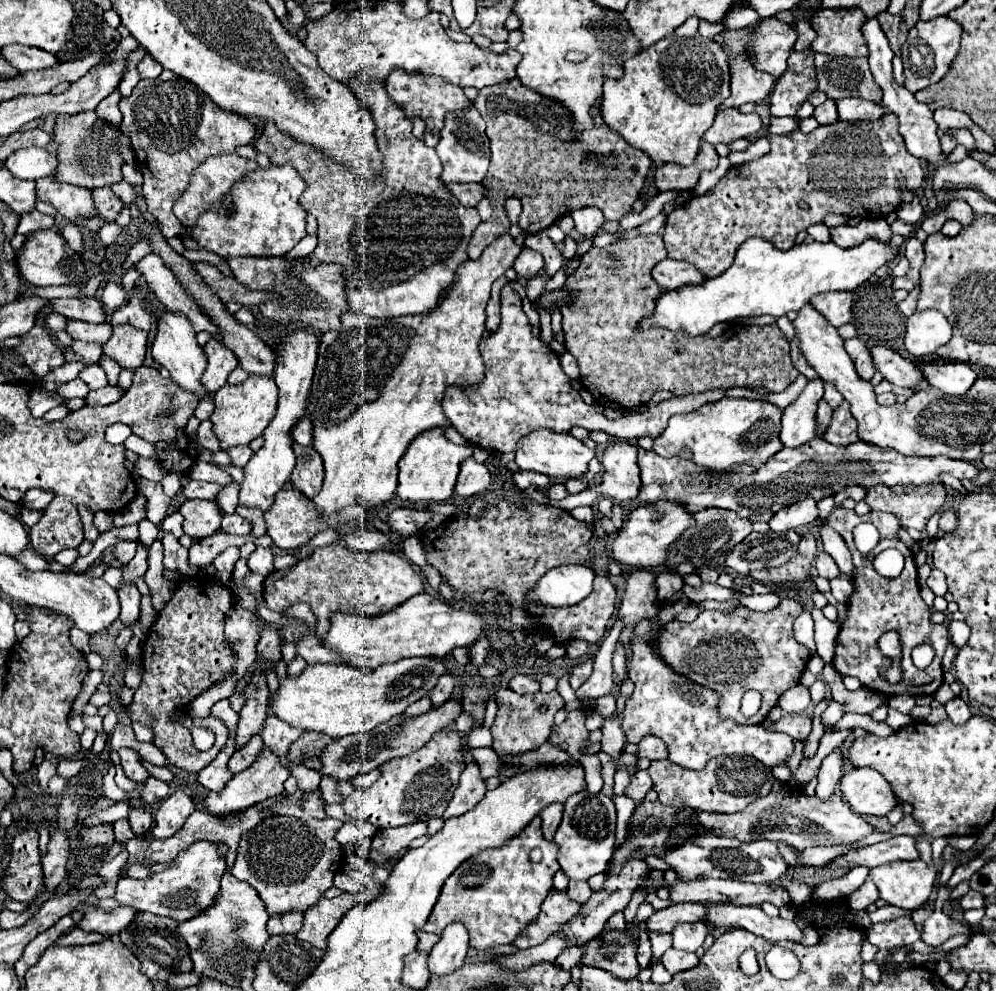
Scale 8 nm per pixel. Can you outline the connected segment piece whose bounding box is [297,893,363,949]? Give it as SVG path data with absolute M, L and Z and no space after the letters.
M343 893L335 899L319 899L303 913L303 929L297 933L297 939L307 941L317 949L325 949L325 941L337 927L337 921L347 913L347 909L359 903L363 903L361 897L353 893Z

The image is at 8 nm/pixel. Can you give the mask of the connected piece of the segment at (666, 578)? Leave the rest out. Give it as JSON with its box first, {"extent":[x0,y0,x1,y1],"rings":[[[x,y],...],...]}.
{"extent":[655,573,683,605],"rings":[[[659,573],[657,585],[659,589],[657,589],[655,605],[665,605],[671,599],[671,595],[683,587],[683,579],[677,573]]]}

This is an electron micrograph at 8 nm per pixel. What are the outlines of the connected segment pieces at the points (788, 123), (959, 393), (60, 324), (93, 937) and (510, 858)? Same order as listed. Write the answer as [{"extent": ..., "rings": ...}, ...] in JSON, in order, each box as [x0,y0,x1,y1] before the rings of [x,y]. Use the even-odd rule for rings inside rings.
[{"extent":[769,117,799,135],"rings":[[[771,117],[771,127],[769,131],[779,135],[779,133],[791,133],[799,129],[799,121],[797,119],[779,119],[779,117]]]},{"extent":[921,363,977,397],"rings":[[[951,363],[945,367],[925,365],[921,371],[929,385],[955,397],[963,397],[977,381],[975,371],[967,363]]]},{"extent":[43,313,65,331],"rings":[[[49,313],[49,315],[45,315],[43,325],[49,327],[51,331],[59,331],[59,329],[65,329],[65,319],[59,317],[59,313]]]},{"extent":[55,927,105,947],"rings":[[[73,927],[67,935],[61,935],[55,941],[55,945],[61,945],[61,947],[69,947],[69,945],[89,945],[89,943],[97,943],[101,939],[105,939],[105,937],[99,935],[99,933],[87,933],[83,929],[79,929],[79,927]]]},{"extent":[423,817,559,951],"rings":[[[535,817],[507,845],[495,851],[483,851],[455,869],[445,881],[423,931],[441,935],[447,925],[463,923],[469,931],[469,947],[477,951],[489,951],[497,945],[513,943],[527,923],[539,915],[543,899],[553,889],[553,875],[559,869],[557,853],[559,847],[543,837],[541,819]]]}]

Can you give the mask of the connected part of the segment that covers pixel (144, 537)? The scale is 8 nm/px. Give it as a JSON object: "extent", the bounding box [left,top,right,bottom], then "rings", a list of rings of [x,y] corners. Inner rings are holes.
{"extent":[139,519,159,549],"rings":[[[149,519],[139,521],[139,539],[141,539],[143,547],[149,549],[151,543],[157,539],[157,535],[159,535],[159,527],[157,525],[153,525]]]}

